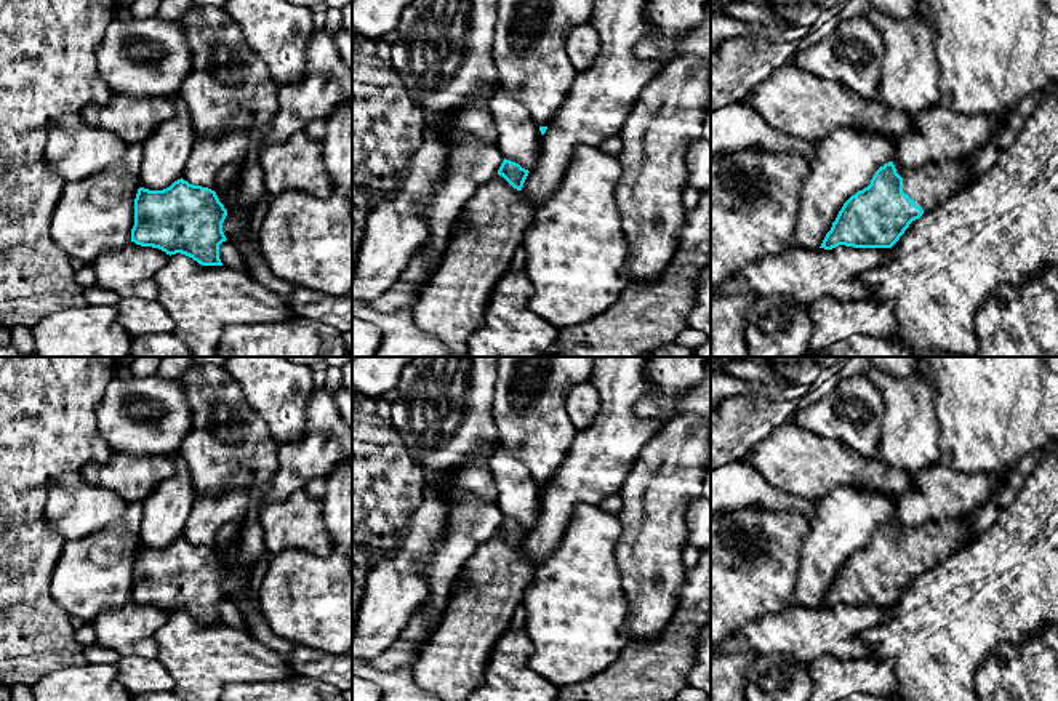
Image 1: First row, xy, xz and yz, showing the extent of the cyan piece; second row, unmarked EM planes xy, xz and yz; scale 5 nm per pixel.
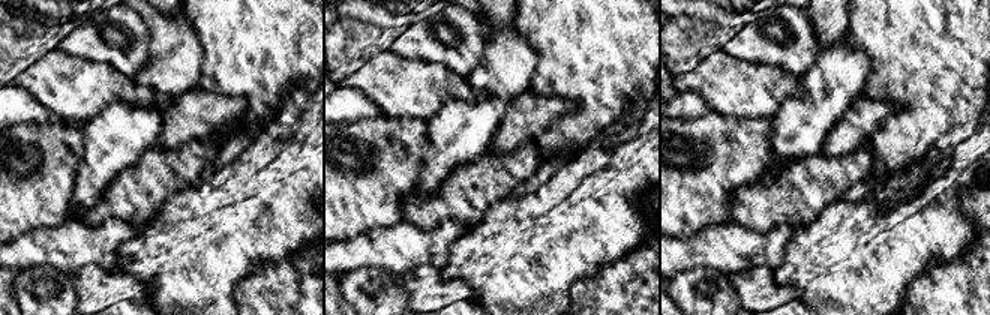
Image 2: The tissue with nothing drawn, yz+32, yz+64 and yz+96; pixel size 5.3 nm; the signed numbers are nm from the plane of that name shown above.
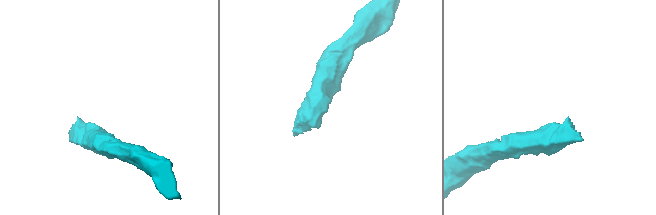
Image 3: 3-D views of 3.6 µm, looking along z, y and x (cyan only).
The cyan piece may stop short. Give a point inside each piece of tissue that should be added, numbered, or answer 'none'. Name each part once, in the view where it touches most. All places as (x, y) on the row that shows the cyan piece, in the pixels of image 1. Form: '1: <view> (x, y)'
1: yz (929, 186)

